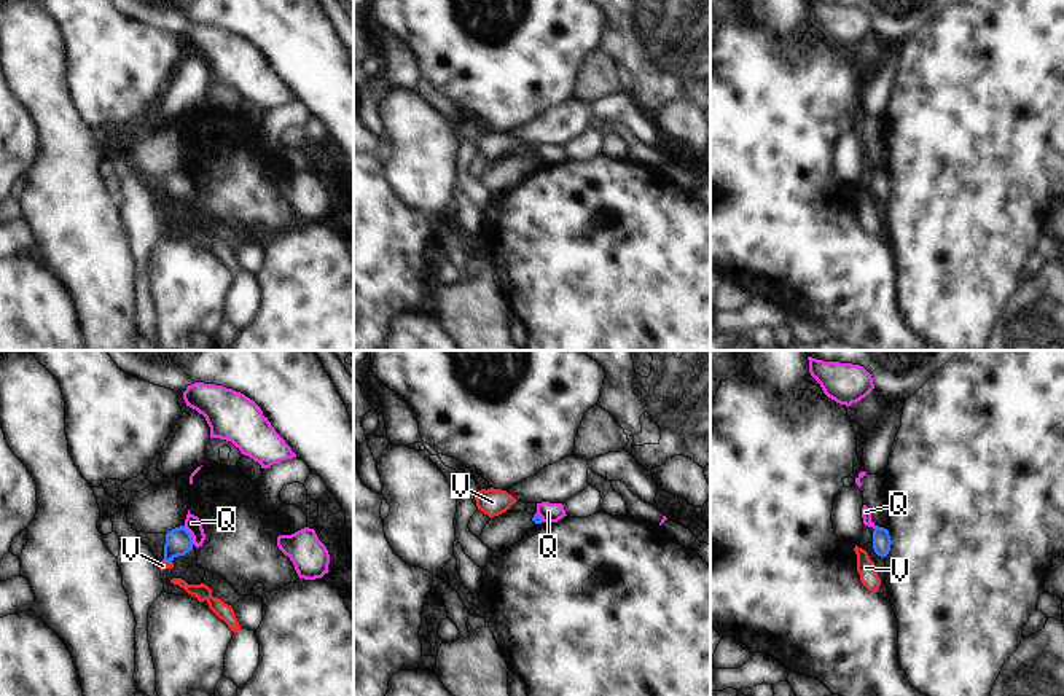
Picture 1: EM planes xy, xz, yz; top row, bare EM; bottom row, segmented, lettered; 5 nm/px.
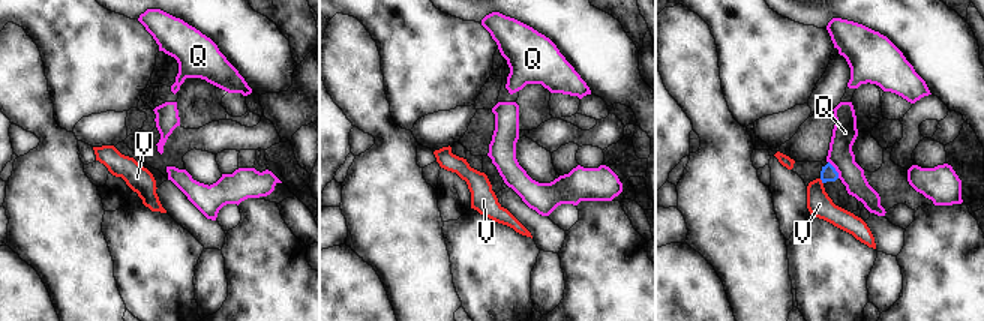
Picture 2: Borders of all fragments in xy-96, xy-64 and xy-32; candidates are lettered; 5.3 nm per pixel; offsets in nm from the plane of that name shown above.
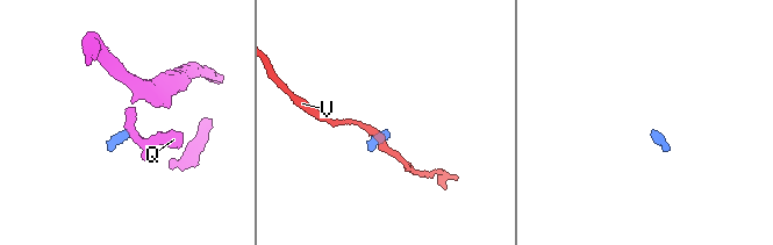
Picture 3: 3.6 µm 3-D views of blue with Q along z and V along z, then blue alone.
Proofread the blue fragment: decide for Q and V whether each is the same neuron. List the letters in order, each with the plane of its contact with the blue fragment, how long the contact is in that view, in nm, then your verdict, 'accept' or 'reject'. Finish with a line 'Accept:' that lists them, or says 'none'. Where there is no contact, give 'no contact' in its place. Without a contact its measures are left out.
Q: meets blue in xy; contact 110 nm long; reject
V: meets blue in xy; contact 50 nm long; reject
Accept: none

